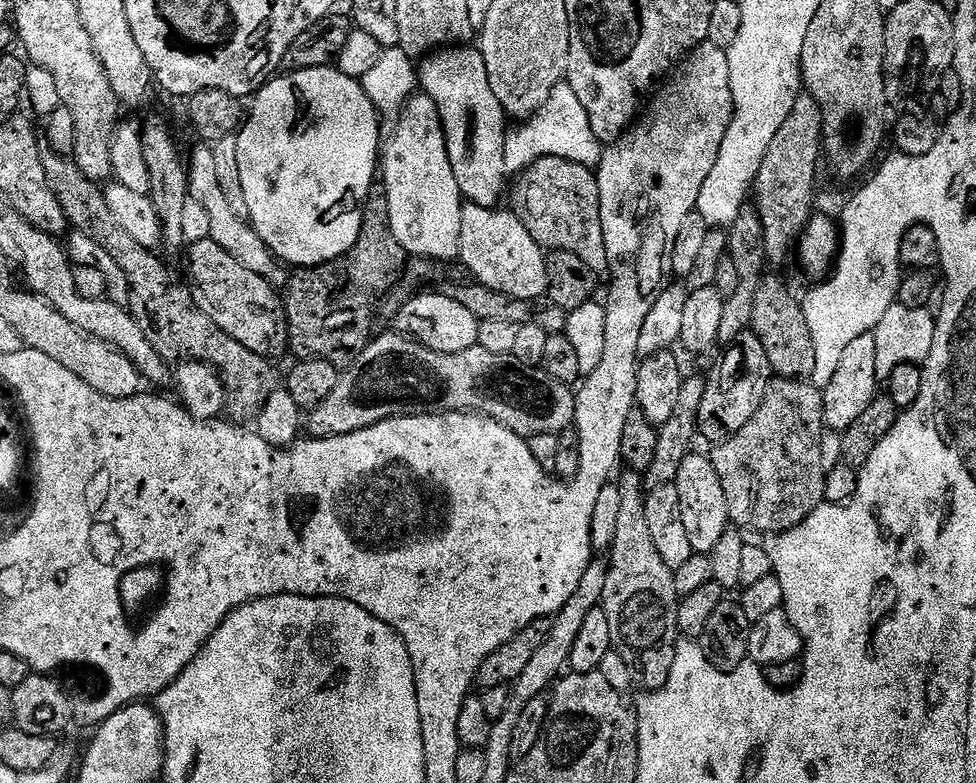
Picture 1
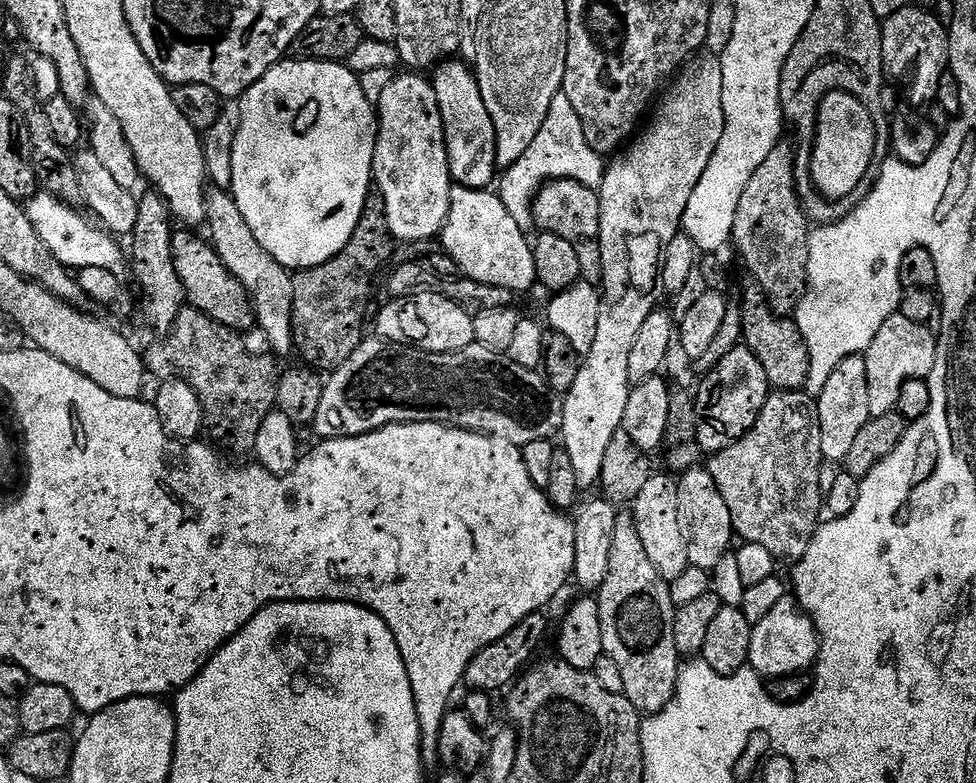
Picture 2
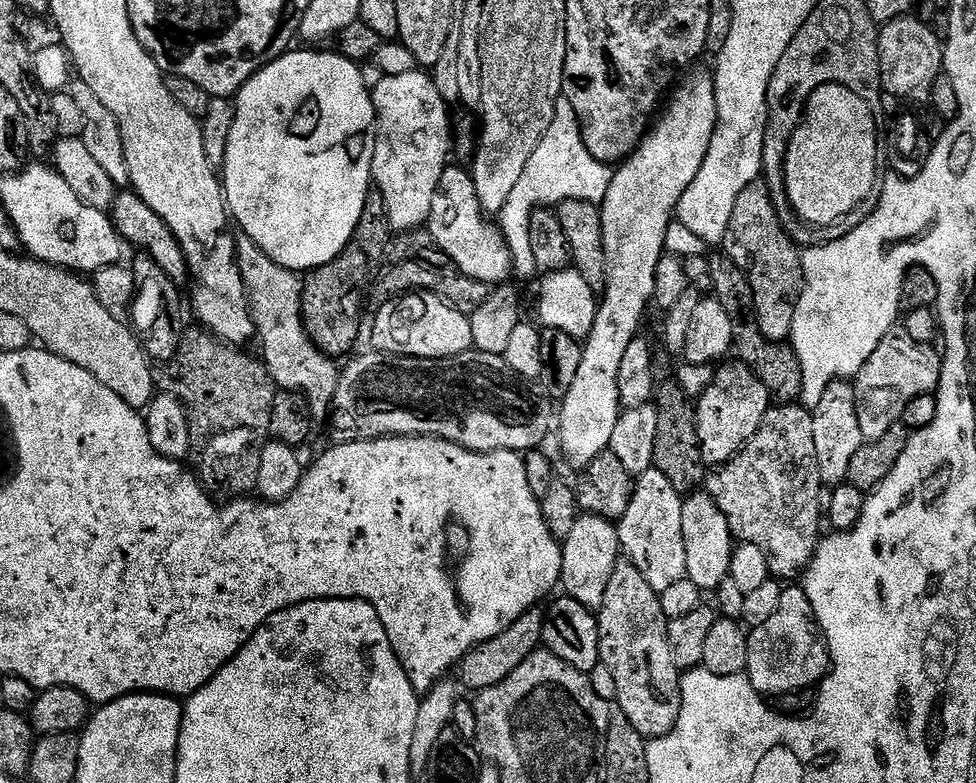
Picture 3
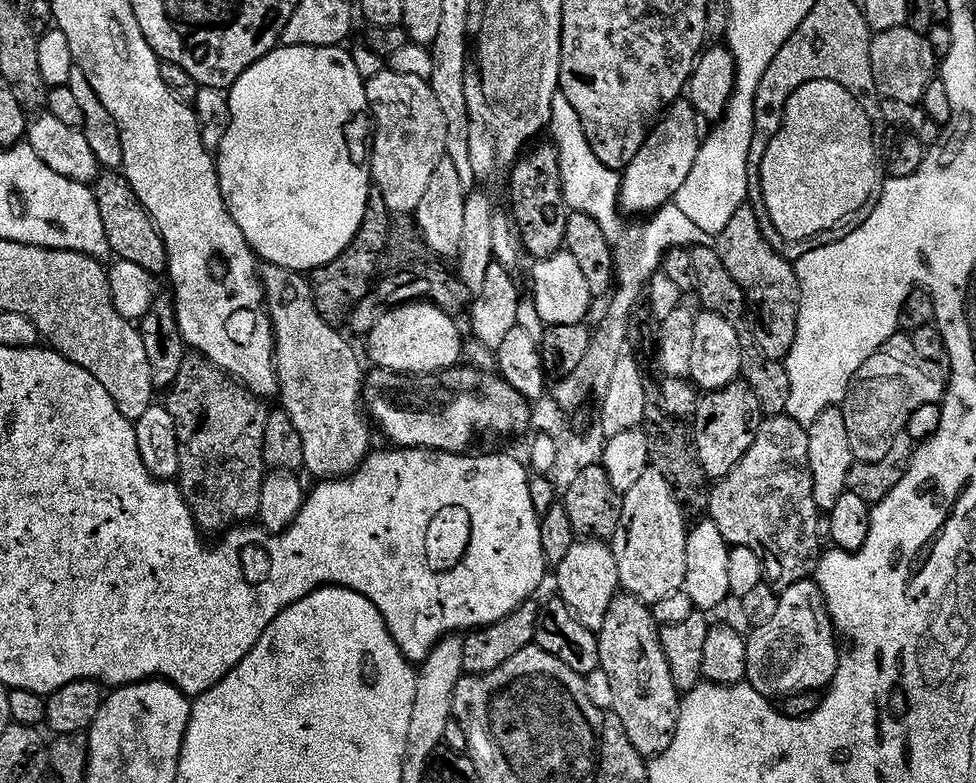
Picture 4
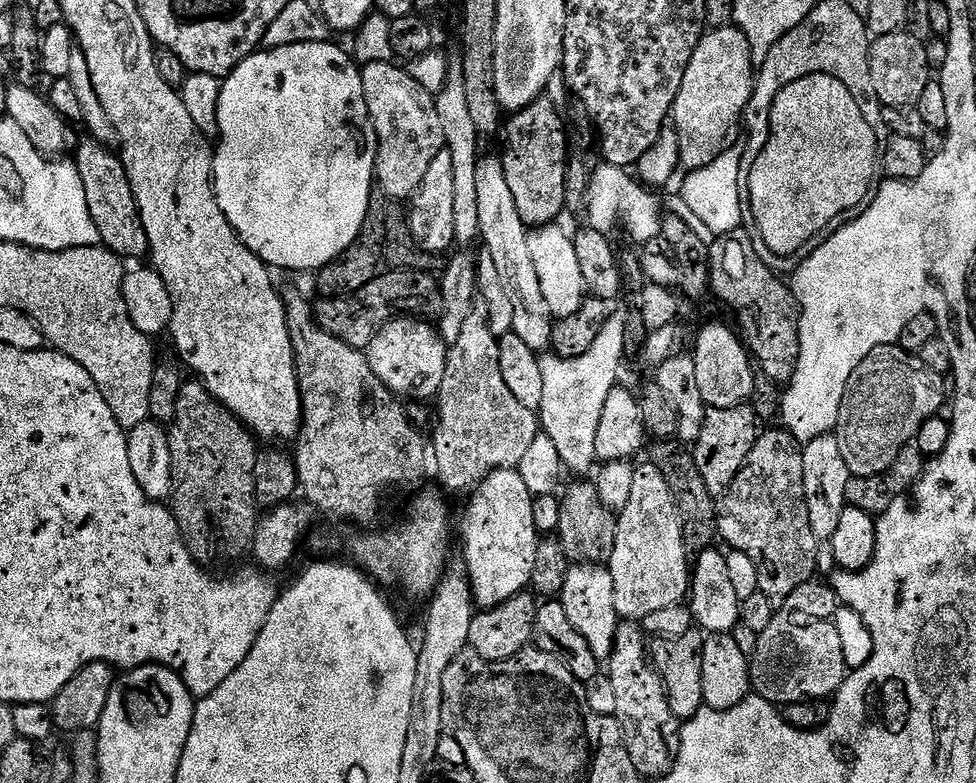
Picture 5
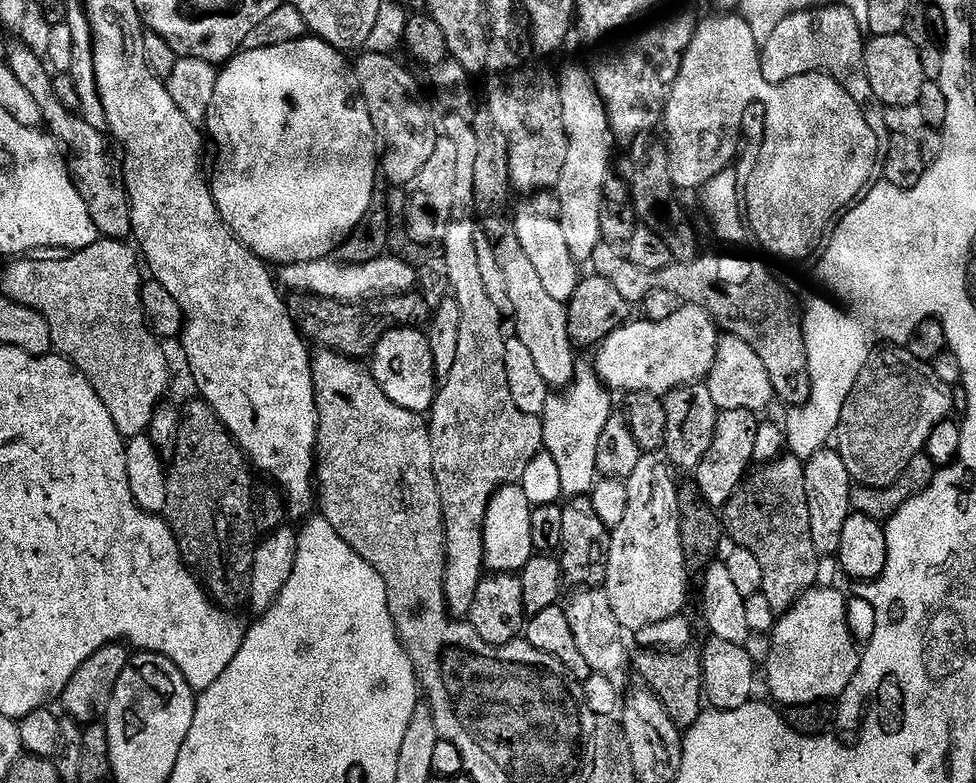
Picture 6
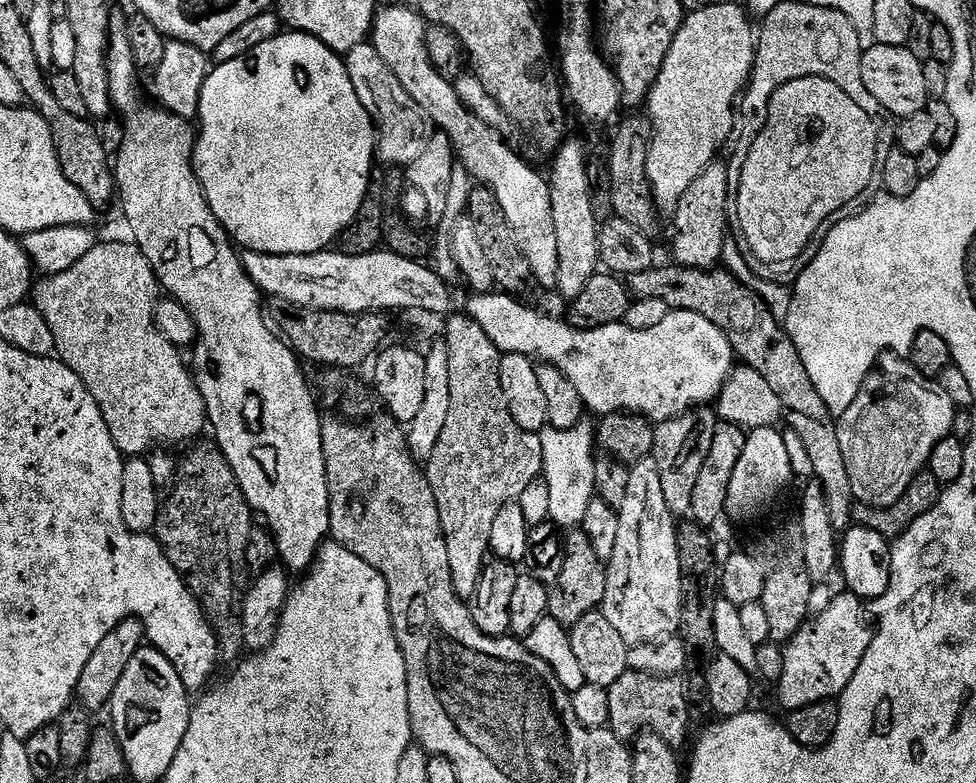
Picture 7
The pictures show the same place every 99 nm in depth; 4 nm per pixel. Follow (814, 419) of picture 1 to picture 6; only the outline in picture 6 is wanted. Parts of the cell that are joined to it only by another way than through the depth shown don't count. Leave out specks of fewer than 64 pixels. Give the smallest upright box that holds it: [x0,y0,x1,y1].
[722,454,821,614]

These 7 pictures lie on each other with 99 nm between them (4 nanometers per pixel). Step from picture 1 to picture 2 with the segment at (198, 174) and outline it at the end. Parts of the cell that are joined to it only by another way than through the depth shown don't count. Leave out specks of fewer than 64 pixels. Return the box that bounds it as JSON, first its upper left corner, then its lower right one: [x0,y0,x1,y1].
[206,186,294,357]

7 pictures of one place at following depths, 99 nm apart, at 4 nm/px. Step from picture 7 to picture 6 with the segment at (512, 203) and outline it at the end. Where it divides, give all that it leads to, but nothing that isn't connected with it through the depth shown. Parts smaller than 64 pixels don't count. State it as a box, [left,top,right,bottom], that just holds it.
[514,194,582,305]

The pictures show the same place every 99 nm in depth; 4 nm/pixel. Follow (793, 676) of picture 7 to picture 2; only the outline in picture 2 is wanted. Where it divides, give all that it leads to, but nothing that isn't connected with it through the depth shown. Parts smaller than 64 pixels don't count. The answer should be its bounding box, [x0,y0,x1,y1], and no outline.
[747,594,820,680]

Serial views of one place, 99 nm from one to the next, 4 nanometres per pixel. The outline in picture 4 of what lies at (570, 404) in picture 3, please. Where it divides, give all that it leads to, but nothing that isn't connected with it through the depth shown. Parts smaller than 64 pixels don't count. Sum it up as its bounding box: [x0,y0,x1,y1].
[620,98,702,213]

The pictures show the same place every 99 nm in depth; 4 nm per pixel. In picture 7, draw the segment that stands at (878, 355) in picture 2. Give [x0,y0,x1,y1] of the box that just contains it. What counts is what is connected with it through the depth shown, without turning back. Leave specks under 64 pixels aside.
[836,354,958,508]

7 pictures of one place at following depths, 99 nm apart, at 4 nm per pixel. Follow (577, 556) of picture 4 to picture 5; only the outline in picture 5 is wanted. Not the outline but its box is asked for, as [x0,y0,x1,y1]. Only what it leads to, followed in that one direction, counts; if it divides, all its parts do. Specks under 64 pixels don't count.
[559,563,622,662]

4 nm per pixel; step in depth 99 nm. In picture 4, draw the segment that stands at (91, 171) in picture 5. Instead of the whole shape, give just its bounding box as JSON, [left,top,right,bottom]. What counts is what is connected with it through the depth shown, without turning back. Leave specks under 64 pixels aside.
[94,170,168,273]

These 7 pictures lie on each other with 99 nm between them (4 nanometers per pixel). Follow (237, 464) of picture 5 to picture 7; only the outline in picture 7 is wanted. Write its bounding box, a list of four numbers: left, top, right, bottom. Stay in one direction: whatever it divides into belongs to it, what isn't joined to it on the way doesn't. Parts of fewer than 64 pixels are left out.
[154,442,254,666]

